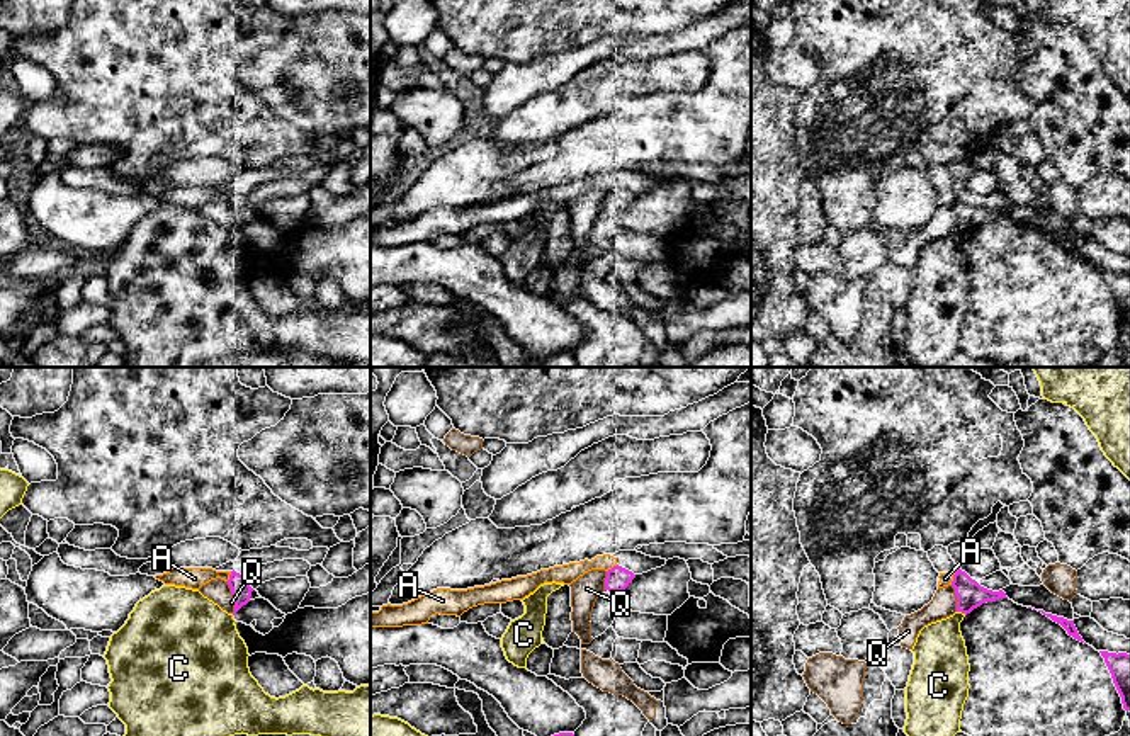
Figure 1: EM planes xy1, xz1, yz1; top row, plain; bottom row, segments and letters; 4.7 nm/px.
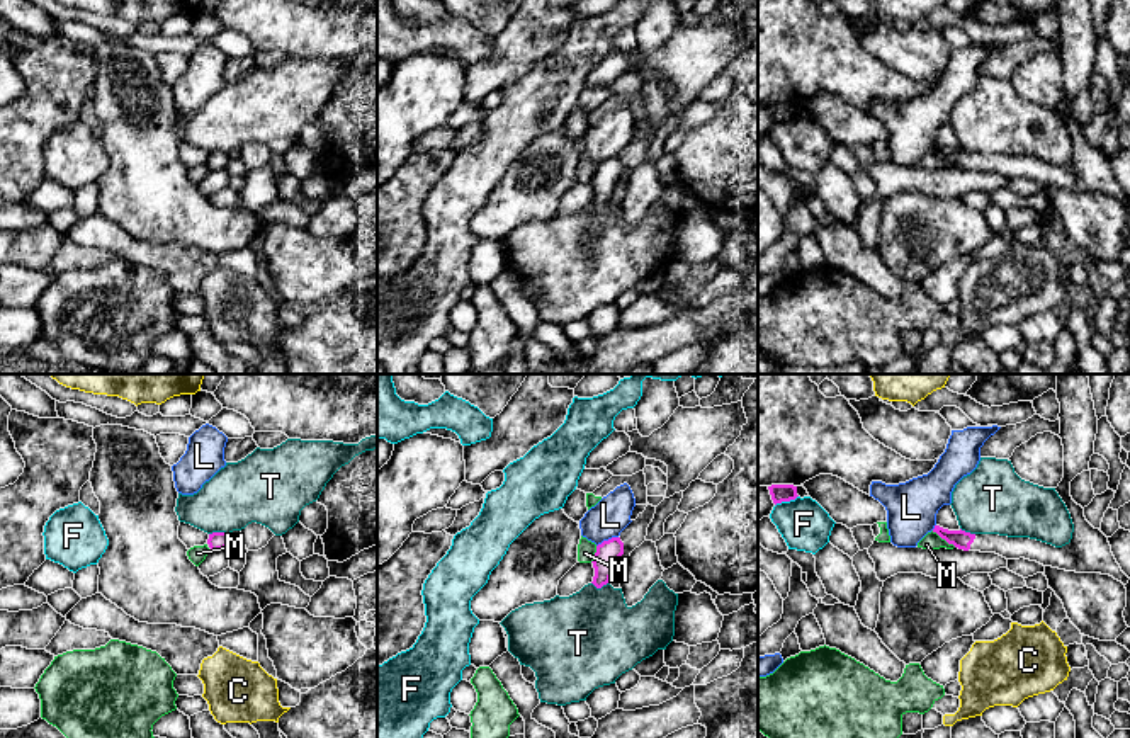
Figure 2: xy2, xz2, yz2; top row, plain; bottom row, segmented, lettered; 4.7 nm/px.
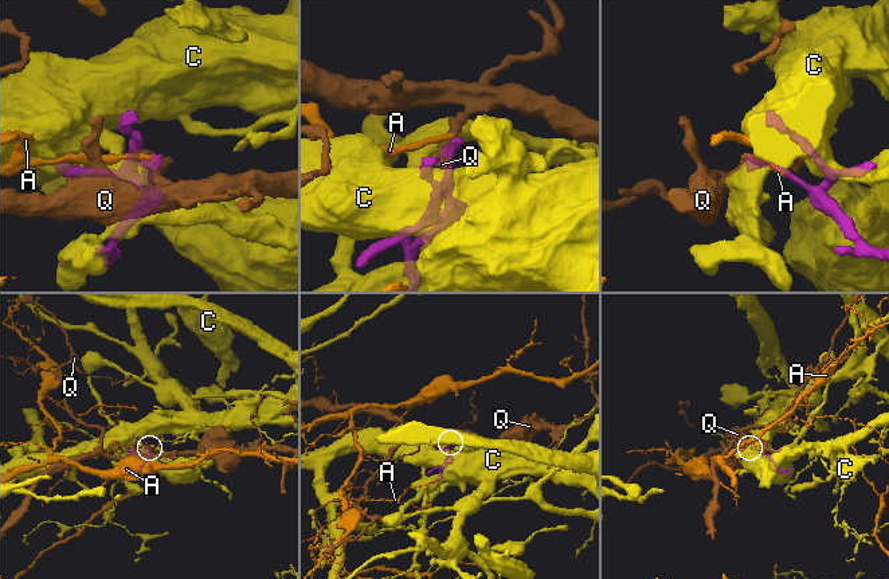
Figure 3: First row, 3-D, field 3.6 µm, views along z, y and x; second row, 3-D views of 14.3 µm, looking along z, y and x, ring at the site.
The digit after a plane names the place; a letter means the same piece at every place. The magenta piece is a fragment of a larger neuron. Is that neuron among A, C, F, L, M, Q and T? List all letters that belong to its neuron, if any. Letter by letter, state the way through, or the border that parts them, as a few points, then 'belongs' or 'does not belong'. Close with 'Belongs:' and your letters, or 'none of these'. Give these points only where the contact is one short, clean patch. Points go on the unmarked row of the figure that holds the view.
A: does not belong
C: does not belong
F: along yz2 (797, 114), (775, 124) | does not belong
L: does not belong
M: along yz2 (932, 150), (955, 165) | does not belong
Q: does not belong
T: along xy2 (228, 152), (209, 153) | does not belong
Belongs: none of these

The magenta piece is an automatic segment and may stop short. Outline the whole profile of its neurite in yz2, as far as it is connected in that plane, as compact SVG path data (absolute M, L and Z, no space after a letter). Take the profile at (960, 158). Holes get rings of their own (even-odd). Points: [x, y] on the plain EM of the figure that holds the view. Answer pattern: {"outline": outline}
{"outline": "M1057 0L1057 19L1060 22L1059 56L1064 65L1064 97L1055 111L1065 122L1074 143L1071 162L1055 167L1030 156L970 153L940 145L935 145L933 151L963 170L996 172L1006 179L1025 177L1043 185L1076 192L1110 194L1127 204L1130 197L1116 182L1108 156L1086 139L1084 128L1071 116L1071 100L1082 90L1089 90L1098 53L1098 36L1089 0Z"}

